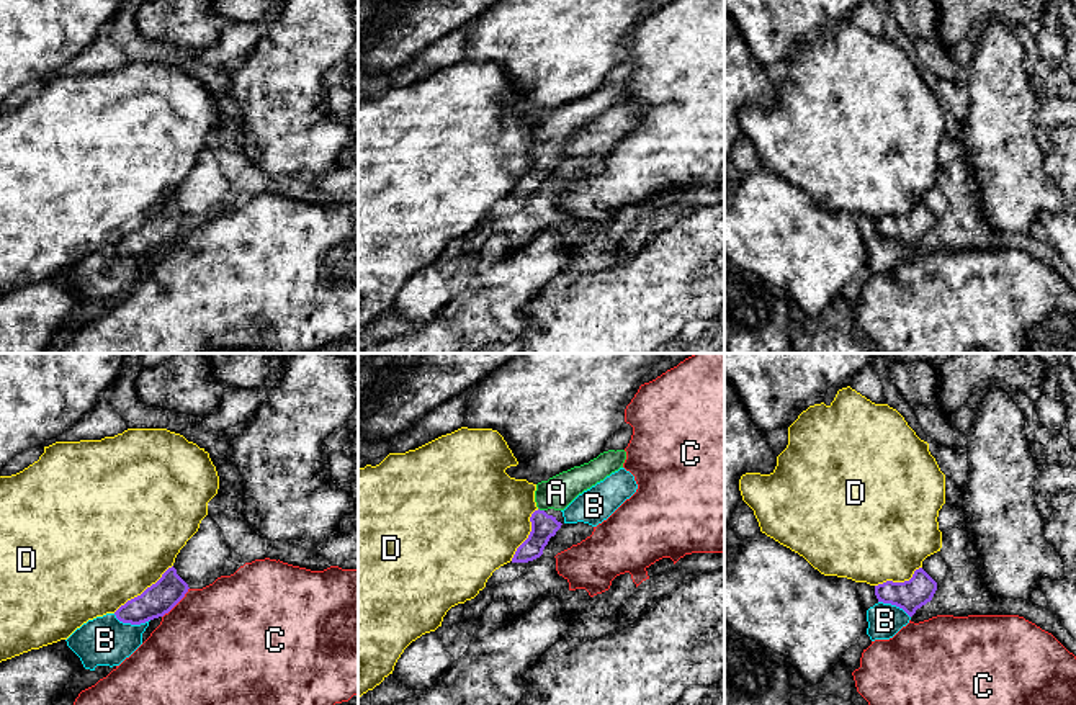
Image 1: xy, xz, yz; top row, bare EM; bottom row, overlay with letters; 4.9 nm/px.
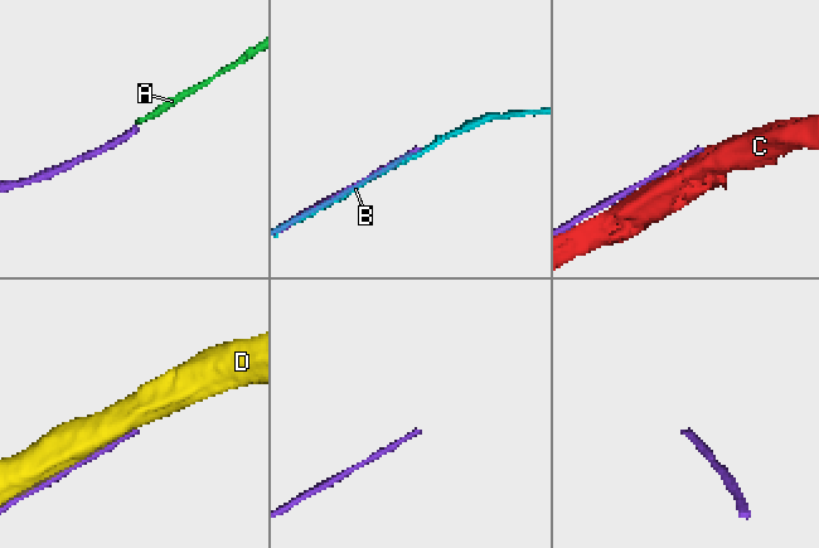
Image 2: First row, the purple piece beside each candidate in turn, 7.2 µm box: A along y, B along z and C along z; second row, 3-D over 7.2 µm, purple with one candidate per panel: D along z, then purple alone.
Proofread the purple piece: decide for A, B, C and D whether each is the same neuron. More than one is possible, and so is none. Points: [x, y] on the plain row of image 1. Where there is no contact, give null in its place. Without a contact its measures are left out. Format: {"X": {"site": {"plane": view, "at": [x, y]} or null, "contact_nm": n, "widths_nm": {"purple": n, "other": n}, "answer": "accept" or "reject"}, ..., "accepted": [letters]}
{"A": {"site": {"plane": "xz", "at": [542, 144]}, "contact_nm": 40, "widths_nm": {"purple": 120, "other": 160}, "answer": "accept"}, "B": {"site": {"plane": "xy", "at": [131, 257]}, "contact_nm": 190, "widths_nm": {"purple": 160, "other": 240}, "answer": "reject"}, "C": {"site": {"plane": "xy", "at": [177, 236]}, "contact_nm": 200, "widths_nm": {"purple": 160, "other": 500}, "answer": "reject"}, "D": {"site": {"plane": "xy", "at": [144, 224]}, "contact_nm": 380, "widths_nm": {"purple": 160, "other": 500}, "answer": "reject"}, "accepted": ["A"]}

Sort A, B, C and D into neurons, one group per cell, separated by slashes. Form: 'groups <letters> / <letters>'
groups A / B / C / D

